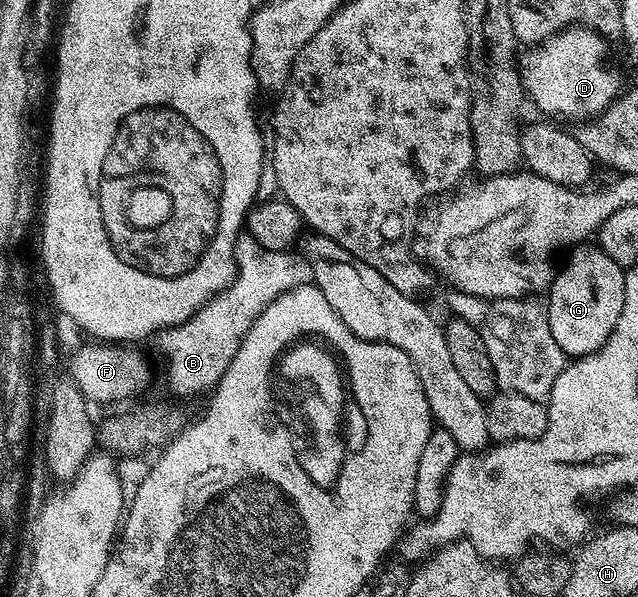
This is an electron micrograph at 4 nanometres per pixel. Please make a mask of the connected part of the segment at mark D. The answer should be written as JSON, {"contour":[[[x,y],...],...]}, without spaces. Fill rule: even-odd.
{"contour":[[[569,27],[548,37],[539,45],[523,50],[518,61],[520,81],[527,100],[549,118],[569,117],[572,123],[596,117],[620,96],[620,73],[604,62],[606,42],[594,29]]]}

